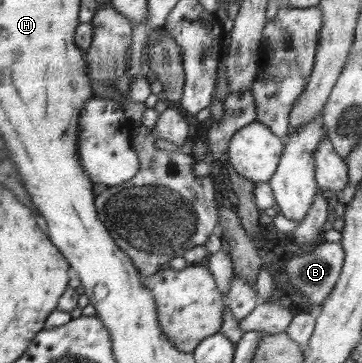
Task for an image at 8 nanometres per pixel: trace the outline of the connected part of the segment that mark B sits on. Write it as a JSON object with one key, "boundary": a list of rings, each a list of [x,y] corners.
{"boundary":[[[323,241],[319,245],[299,253],[299,255],[293,255],[290,260],[286,260],[285,263],[285,273],[287,274],[287,279],[291,282],[292,287],[297,288],[301,294],[306,295],[310,302],[315,305],[323,304],[325,298],[329,297],[332,293],[333,287],[337,284],[339,280],[342,267],[344,262],[344,250],[341,243],[328,243]]]}

